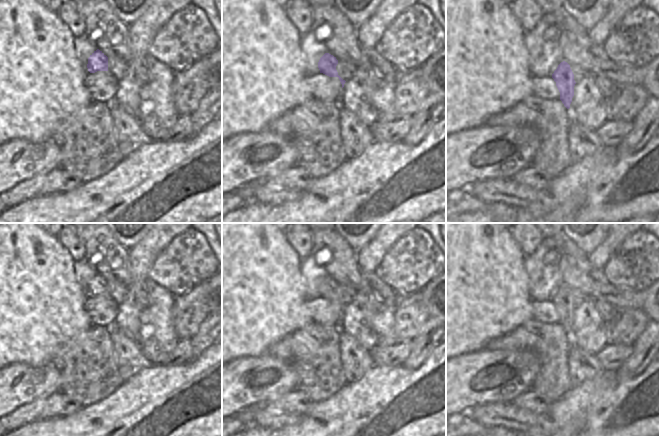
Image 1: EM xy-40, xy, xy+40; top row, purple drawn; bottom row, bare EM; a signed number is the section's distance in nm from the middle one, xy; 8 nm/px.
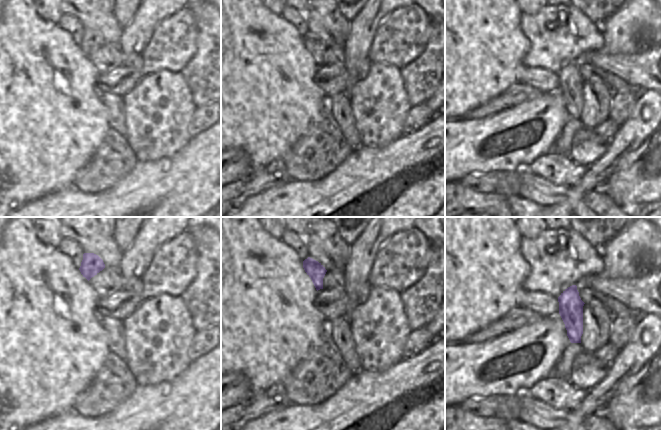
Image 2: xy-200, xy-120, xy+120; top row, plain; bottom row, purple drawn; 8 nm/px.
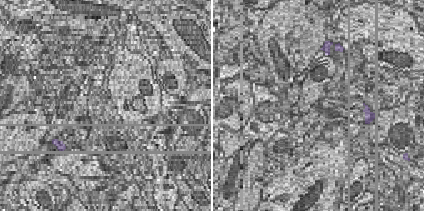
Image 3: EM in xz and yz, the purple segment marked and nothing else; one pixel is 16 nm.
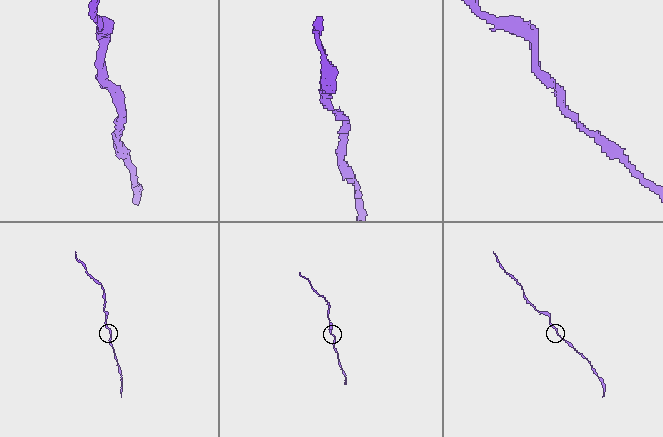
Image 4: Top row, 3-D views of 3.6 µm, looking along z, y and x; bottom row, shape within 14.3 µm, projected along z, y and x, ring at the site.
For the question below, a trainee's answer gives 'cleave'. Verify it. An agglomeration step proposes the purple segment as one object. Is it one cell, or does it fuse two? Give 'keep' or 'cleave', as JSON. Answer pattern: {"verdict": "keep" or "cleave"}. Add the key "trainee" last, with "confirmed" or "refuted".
{"verdict": "keep", "trainee": "refuted"}

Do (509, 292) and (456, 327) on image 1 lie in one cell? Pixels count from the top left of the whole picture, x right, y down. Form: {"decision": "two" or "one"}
{"decision": "one"}

